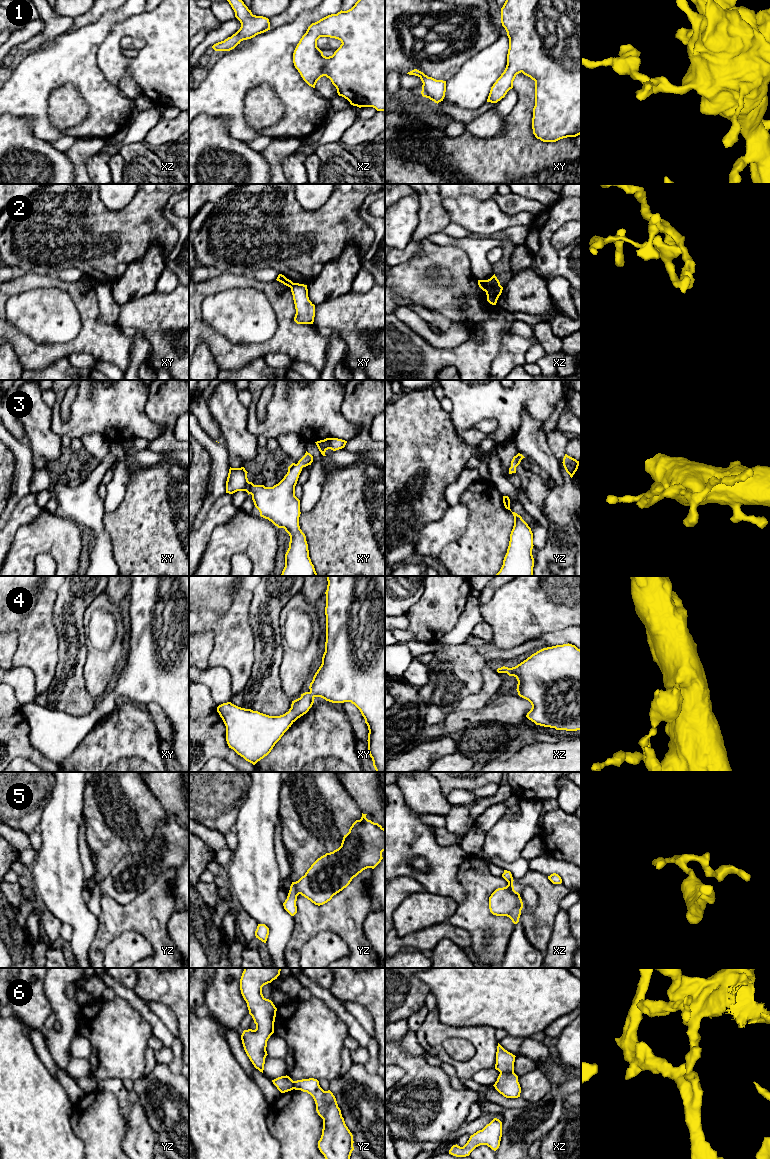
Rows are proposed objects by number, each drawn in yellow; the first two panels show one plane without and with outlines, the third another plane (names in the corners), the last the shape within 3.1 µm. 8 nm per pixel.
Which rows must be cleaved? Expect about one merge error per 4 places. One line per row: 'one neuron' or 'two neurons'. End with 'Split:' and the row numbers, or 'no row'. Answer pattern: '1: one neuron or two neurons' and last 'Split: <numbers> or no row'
1: one neuron
2: two neurons
3: one neuron
4: one neuron
5: one neuron
6: two neurons
Split: 2, 6

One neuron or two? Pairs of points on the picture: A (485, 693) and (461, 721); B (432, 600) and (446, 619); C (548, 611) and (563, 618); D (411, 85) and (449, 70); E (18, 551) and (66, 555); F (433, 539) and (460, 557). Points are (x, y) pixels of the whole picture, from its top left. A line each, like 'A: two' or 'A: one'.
A: two
B: one
C: one
D: two
E: one
F: two

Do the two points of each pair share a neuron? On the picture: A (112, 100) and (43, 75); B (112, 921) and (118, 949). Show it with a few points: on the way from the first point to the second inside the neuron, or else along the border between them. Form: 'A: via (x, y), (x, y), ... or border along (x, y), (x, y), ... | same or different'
A: via (95, 88), (82, 75), (60, 75) | same
B: border along (139, 933), (116, 936), (104, 957) | different

